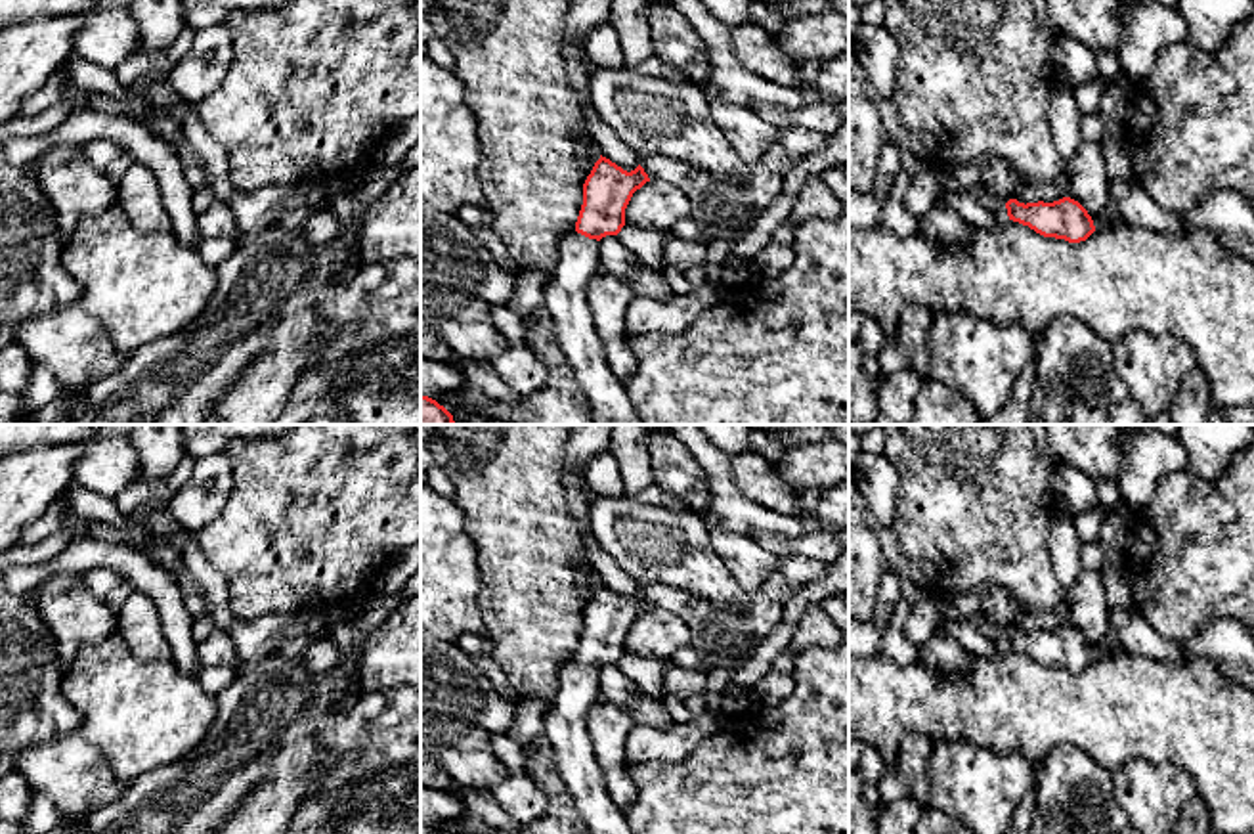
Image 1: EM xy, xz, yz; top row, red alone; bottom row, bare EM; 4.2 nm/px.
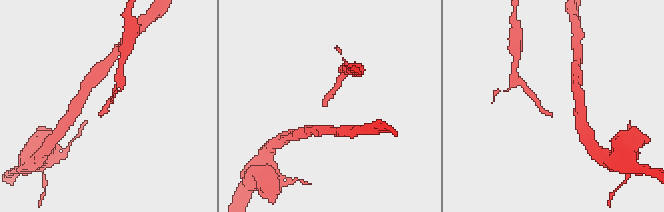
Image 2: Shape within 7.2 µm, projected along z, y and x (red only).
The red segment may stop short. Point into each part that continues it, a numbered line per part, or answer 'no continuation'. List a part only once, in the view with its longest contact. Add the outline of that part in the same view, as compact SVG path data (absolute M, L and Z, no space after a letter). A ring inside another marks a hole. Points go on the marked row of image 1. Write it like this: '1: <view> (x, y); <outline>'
1: xz (578, 261); M577 231L558 243L558 258L545 285L545 308L568 365L589 404L593 425L644 425L621 379L606 362L595 327L587 283L600 270L598 241Z

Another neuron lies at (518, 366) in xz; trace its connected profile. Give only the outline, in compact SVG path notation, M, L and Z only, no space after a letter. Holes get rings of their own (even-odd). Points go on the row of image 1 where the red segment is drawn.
M501 304L491 319L507 339L507 350L489 360L491 367L522 398L539 392L547 384L549 369L530 348L522 318Z

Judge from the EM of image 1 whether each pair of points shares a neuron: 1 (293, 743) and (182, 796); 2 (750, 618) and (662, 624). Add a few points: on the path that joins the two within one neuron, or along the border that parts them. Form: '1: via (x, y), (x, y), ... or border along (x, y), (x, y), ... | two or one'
1: border along (301, 712), (283, 733), (270, 771), (253, 789) | two
2: border along (650, 607), (673, 613), (687, 626), (689, 643) | two

